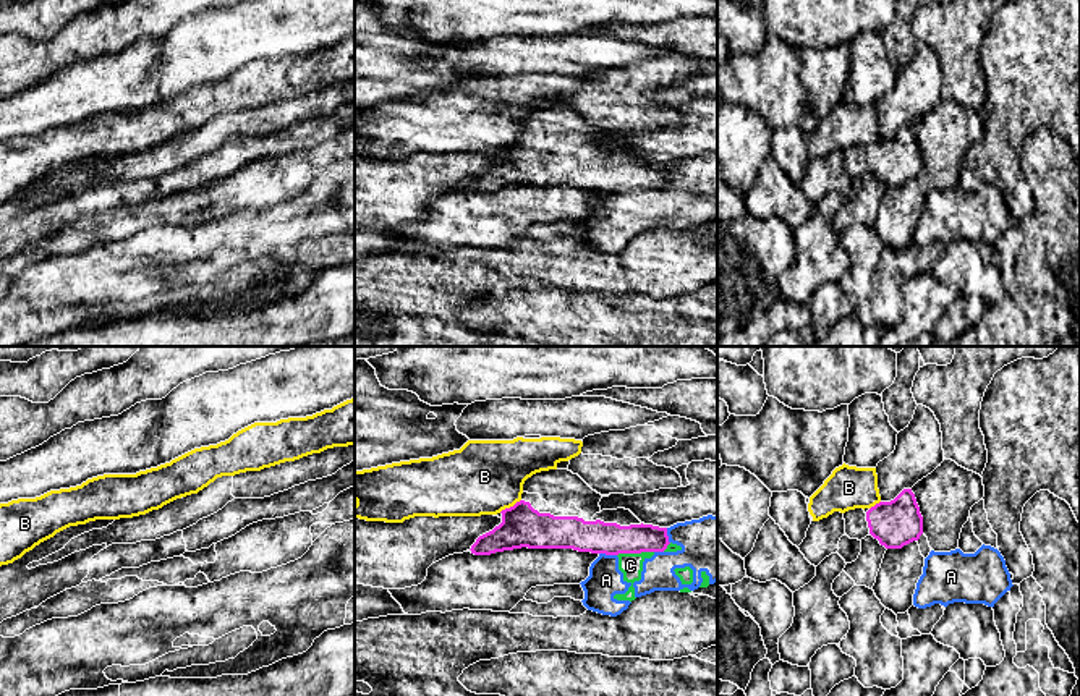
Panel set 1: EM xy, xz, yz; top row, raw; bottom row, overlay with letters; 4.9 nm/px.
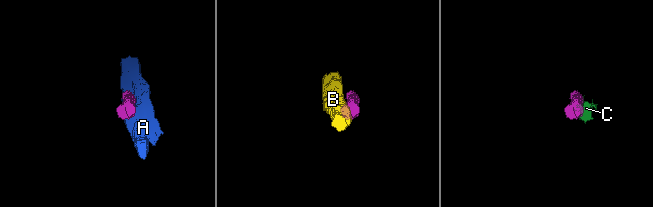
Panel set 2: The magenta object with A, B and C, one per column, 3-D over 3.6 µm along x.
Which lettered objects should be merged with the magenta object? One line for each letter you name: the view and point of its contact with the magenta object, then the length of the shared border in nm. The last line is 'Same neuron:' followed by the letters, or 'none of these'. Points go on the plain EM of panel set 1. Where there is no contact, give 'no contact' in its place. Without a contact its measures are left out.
Same neuron: none of these

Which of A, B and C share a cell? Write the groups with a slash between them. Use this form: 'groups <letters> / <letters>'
groups A C / B

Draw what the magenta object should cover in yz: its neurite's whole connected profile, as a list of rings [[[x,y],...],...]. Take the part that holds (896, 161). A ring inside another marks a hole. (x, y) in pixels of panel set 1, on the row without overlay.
[[[904,126],[894,138],[879,139],[868,149],[848,147],[844,157],[850,176],[861,178],[871,172],[886,186],[902,186],[923,172],[923,154],[912,126]]]

